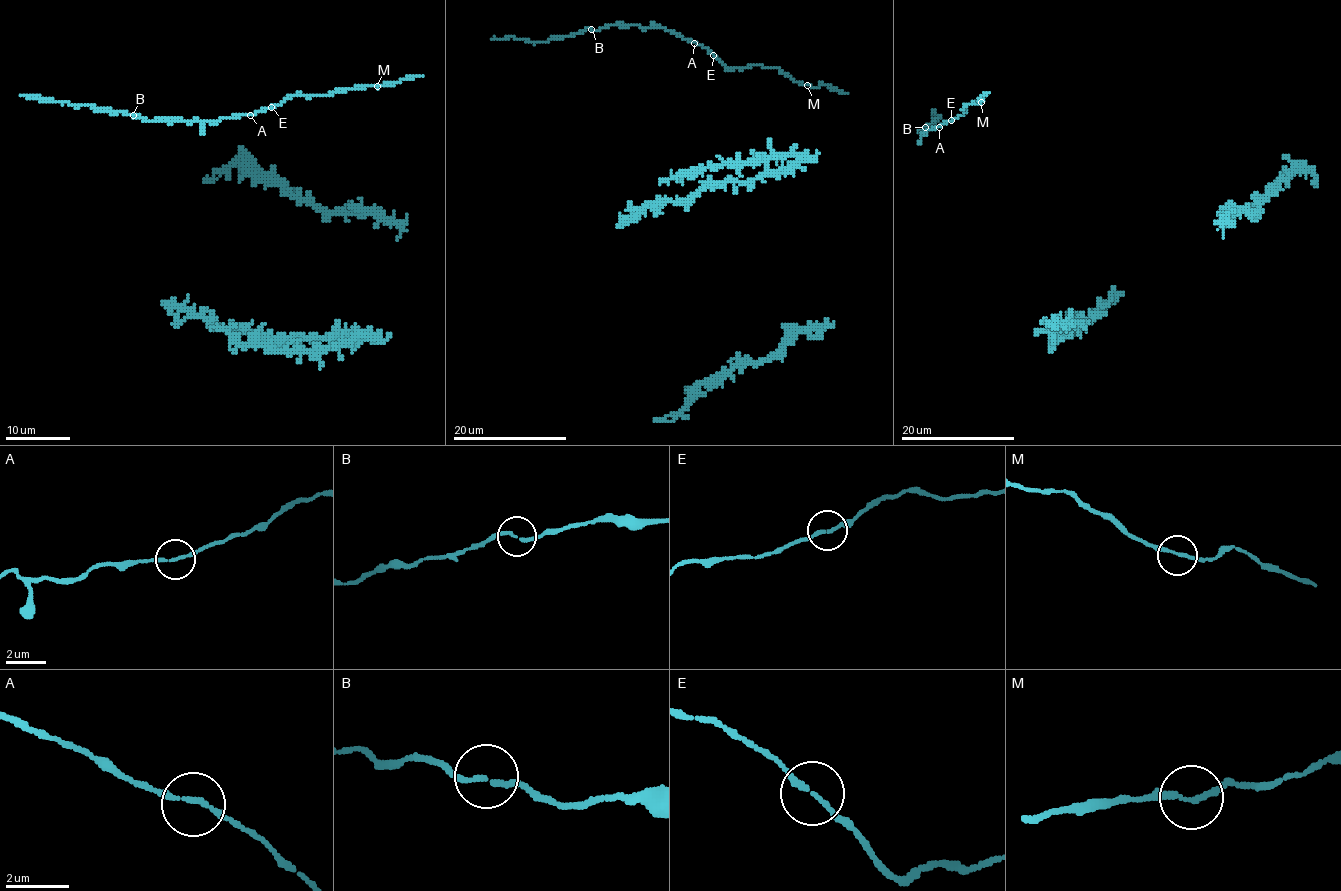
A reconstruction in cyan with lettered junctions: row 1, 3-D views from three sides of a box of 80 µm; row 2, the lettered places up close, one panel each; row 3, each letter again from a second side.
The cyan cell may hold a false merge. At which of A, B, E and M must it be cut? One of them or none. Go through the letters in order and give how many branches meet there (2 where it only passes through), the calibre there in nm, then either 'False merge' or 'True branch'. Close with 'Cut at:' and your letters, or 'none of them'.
A: Branches: 2. Thickness 140 nm. True branch
B: Branches: 2. Thickness 150 nm. True branch
E: Branches: 2. Thickness 160 nm. True branch
M: Branches: 2. Thickness 150 nm. True branch
Cut at: none of them

